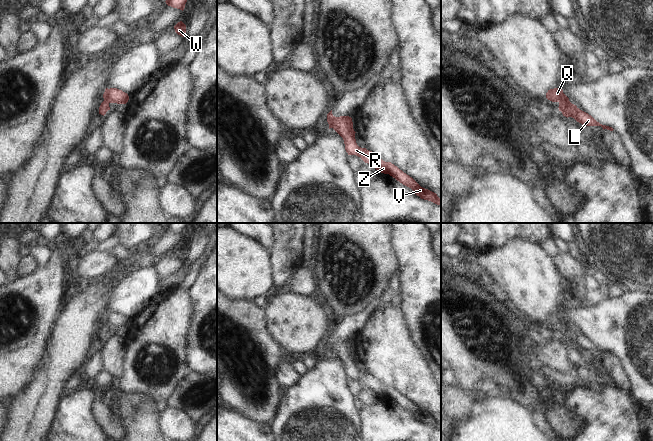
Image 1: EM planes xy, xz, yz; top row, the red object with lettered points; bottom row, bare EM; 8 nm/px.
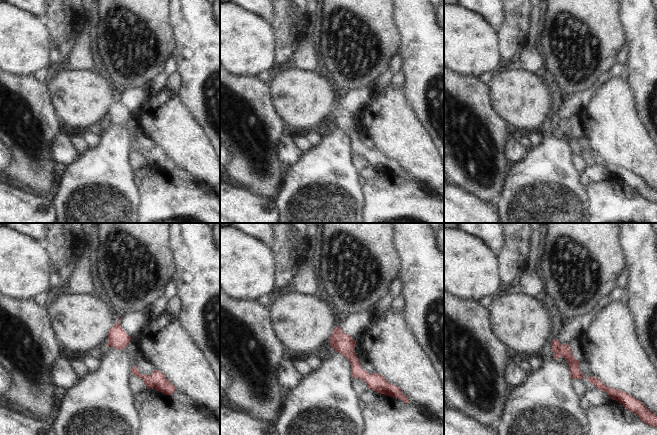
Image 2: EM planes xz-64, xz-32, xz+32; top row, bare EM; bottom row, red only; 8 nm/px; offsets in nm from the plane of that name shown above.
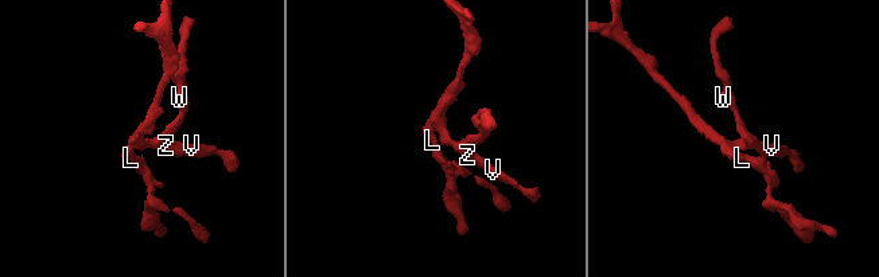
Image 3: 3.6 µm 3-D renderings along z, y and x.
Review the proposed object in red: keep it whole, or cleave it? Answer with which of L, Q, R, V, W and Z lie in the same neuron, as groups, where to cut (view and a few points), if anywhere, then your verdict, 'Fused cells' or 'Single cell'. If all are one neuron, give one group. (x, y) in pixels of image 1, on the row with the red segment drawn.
Groups: L / Q R V W Z. Split along yz (559, 101), (569, 102). Fused cells

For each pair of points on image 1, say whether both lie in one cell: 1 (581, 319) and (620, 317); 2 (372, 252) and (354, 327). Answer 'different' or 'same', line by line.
1: same
2: different

